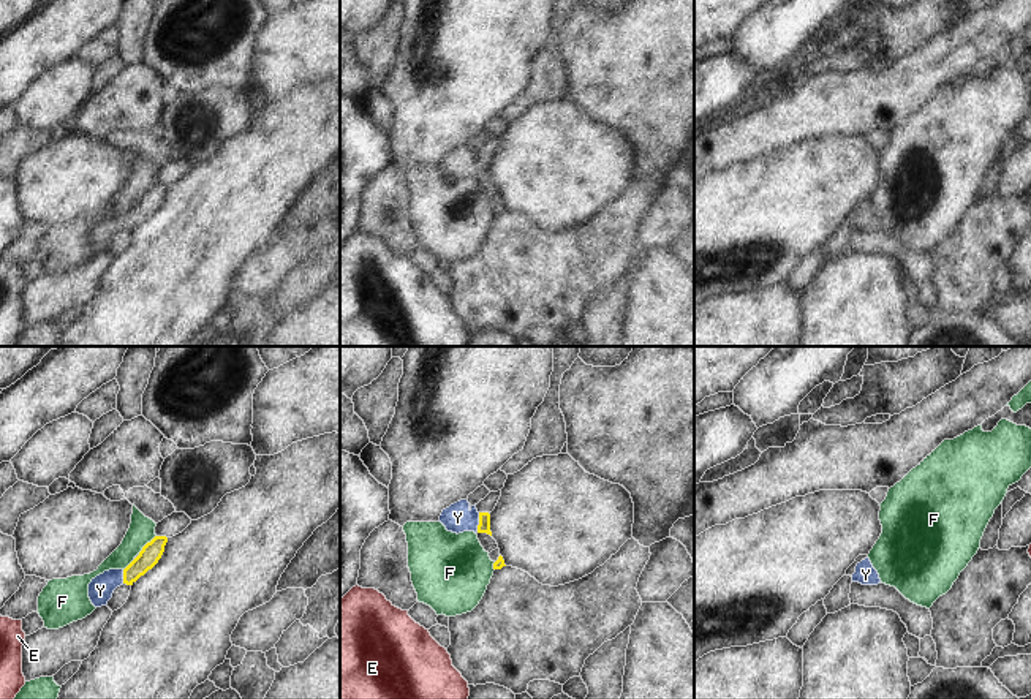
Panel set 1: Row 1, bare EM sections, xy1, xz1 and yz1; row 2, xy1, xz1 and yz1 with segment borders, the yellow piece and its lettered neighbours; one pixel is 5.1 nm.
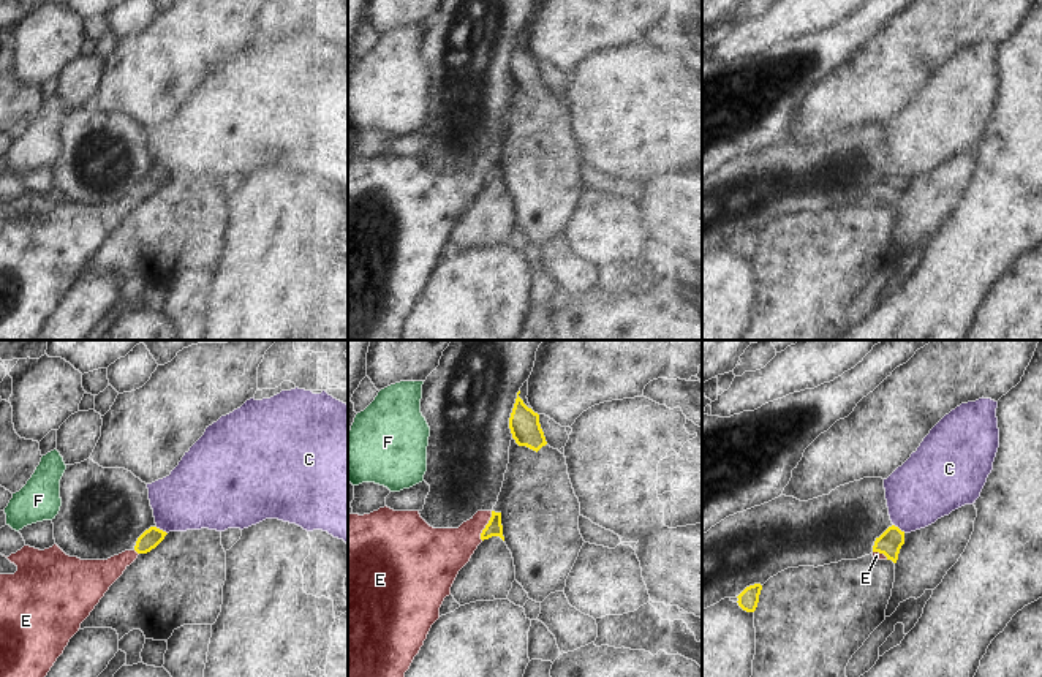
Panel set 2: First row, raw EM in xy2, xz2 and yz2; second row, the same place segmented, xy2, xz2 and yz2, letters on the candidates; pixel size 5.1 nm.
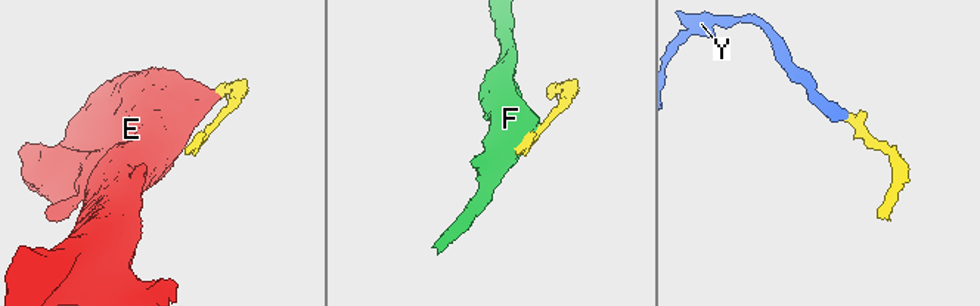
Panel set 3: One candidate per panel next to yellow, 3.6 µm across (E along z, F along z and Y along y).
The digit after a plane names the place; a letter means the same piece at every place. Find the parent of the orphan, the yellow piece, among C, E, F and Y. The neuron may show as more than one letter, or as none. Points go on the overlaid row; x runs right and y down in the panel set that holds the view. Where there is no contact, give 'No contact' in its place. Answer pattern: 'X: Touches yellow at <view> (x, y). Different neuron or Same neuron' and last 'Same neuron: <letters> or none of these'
C: Touches yellow at xy2 (162, 530). Different neuron
E: Touches yellow at xz2 (486, 525). Different neuron
F: Touches yellow at xy1 (144, 546). Different neuron
Y: Touches yellow at xz1 (479, 522). Same neuron
Same neuron: Y.

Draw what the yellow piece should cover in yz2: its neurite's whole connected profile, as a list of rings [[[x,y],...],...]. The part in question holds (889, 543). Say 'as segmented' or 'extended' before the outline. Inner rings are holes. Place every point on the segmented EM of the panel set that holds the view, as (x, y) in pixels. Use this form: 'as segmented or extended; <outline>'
as segmented; [[[892,525],[879,538],[876,538],[873,552],[884,554],[887,560],[897,563],[903,544],[904,544],[904,531]]]

